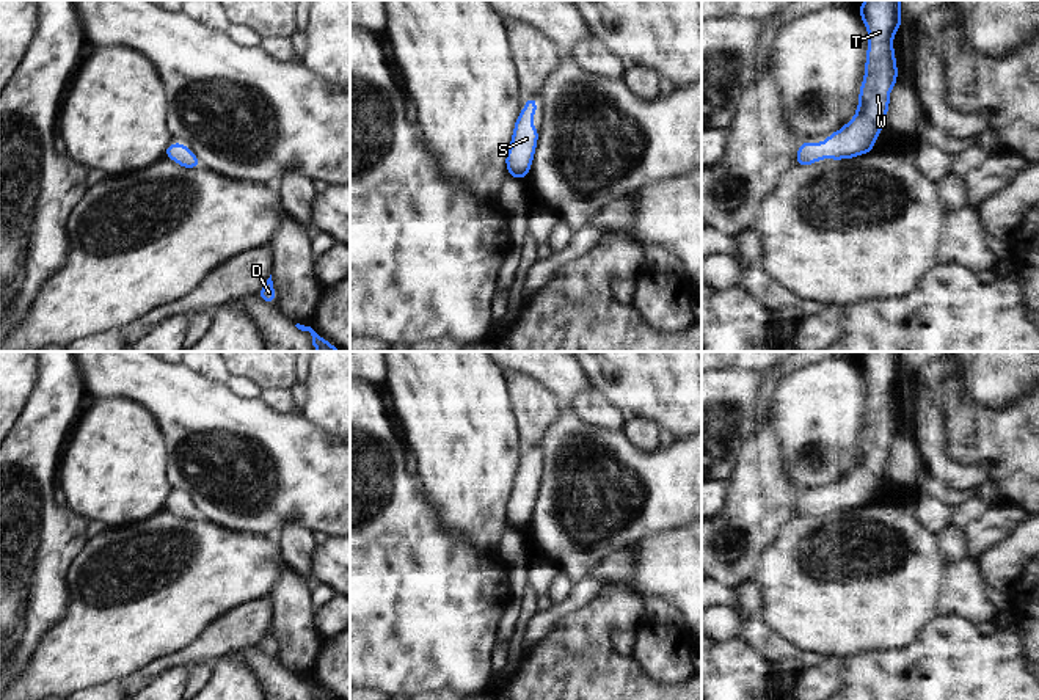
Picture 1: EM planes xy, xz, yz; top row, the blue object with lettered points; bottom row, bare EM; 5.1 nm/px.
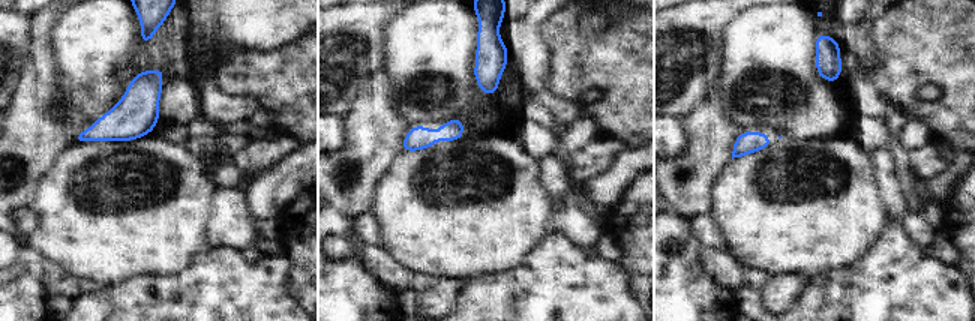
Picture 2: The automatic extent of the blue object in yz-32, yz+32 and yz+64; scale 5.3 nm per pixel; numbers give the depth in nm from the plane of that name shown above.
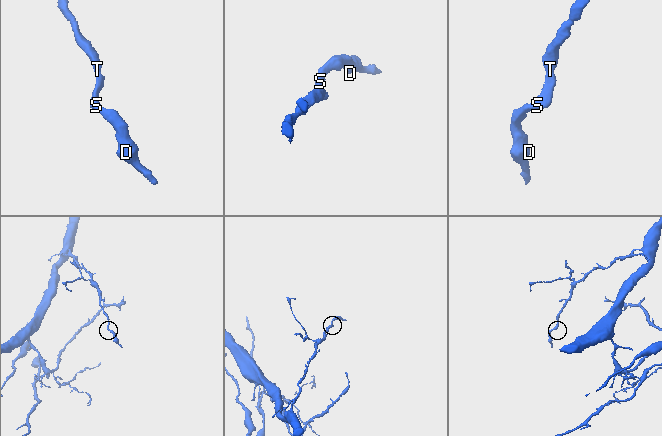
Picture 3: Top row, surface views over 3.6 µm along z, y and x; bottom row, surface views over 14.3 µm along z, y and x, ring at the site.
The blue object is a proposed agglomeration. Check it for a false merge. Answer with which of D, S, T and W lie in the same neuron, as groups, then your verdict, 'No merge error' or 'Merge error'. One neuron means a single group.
Groups: D S T W. No merge error

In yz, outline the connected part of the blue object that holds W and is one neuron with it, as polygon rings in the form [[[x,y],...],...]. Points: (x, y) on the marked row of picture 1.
[[[865,0],[857,9],[868,30],[865,77],[852,119],[822,143],[804,141],[796,165],[807,166],[822,159],[843,160],[868,154],[884,129],[890,91],[898,82],[893,38],[902,25],[901,0]]]

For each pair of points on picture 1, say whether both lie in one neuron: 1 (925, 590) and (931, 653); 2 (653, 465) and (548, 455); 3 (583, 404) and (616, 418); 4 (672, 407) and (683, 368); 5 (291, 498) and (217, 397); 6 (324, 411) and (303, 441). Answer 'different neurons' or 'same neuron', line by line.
1: different neurons
2: same neuron
3: same neuron
4: same neuron
5: same neuron
6: different neurons

